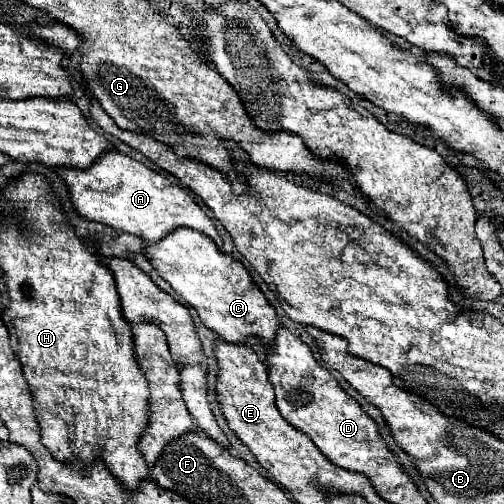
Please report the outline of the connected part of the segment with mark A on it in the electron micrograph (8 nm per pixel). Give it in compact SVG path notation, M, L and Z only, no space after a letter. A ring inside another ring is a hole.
M107 150L89 168L55 168L69 190L69 200L77 214L85 220L95 220L107 224L115 230L139 236L147 242L157 242L167 236L173 228L187 226L199 230L215 240L221 248L221 236L215 230L211 218L201 210L201 206L177 184L167 182L165 174L153 172L145 164L121 154L117 150Z

